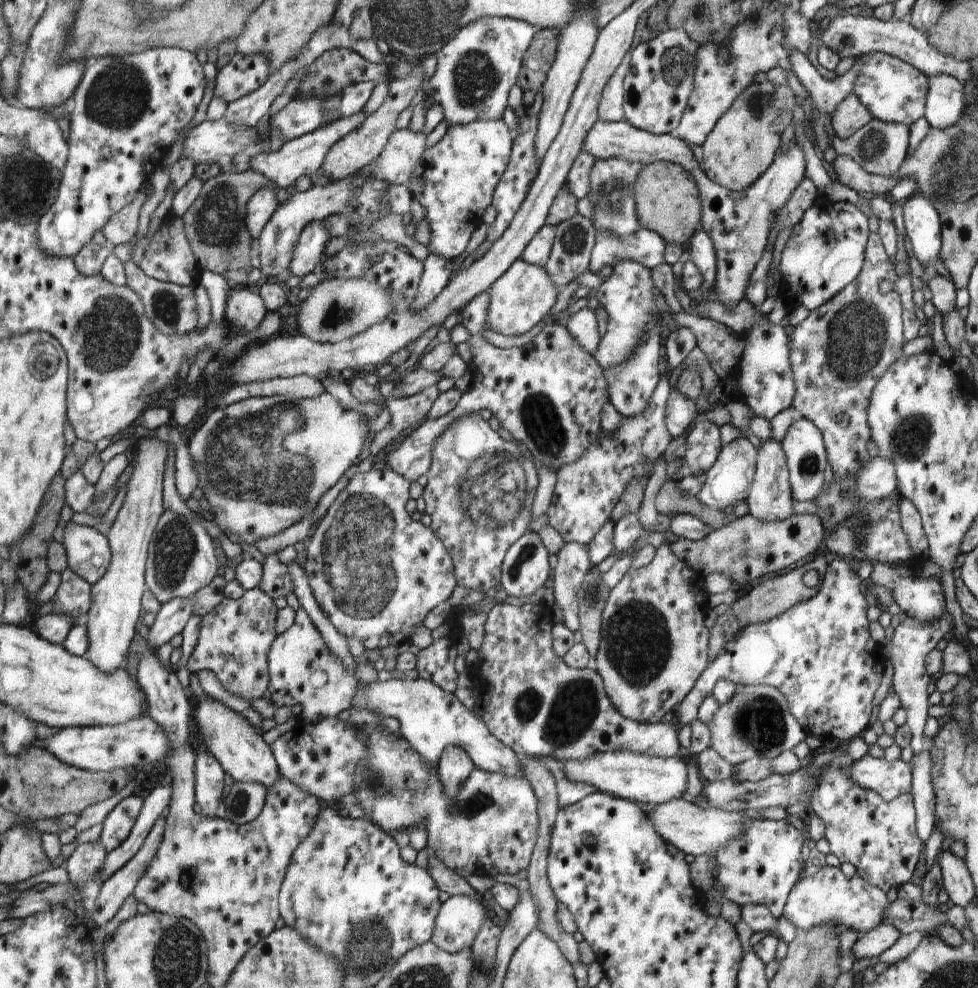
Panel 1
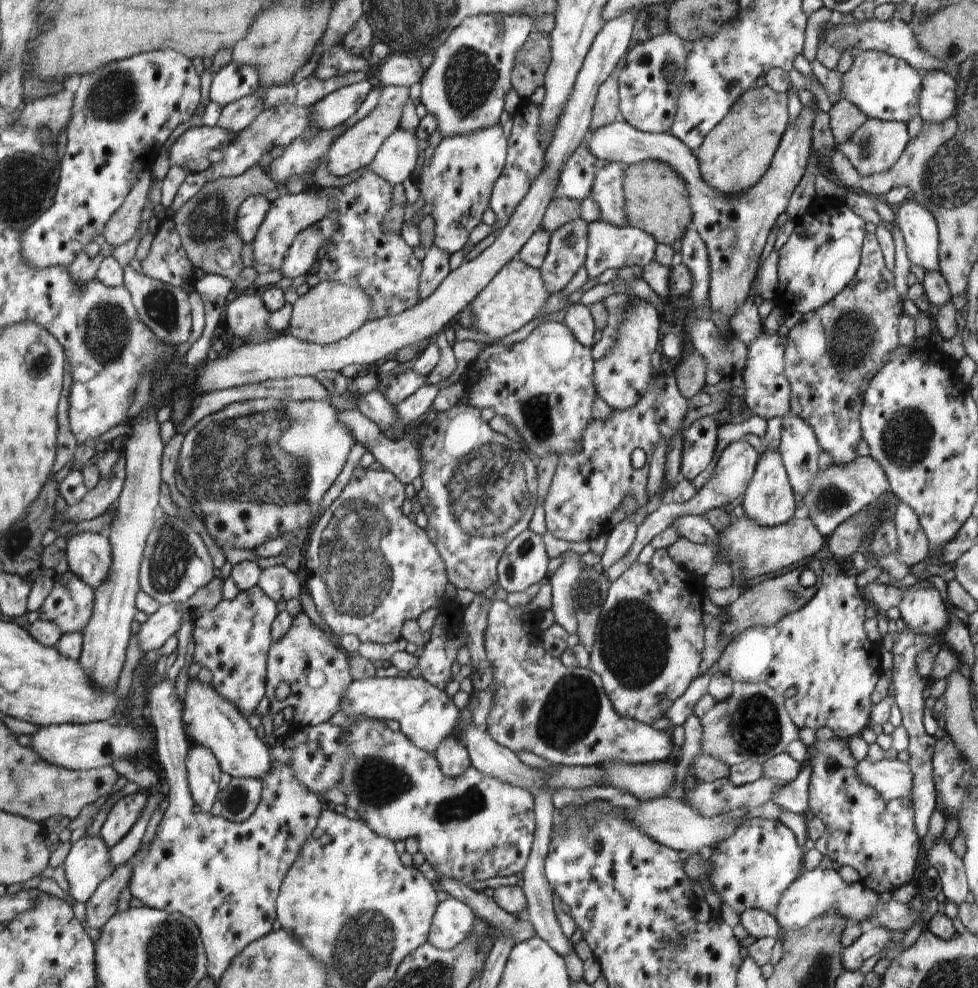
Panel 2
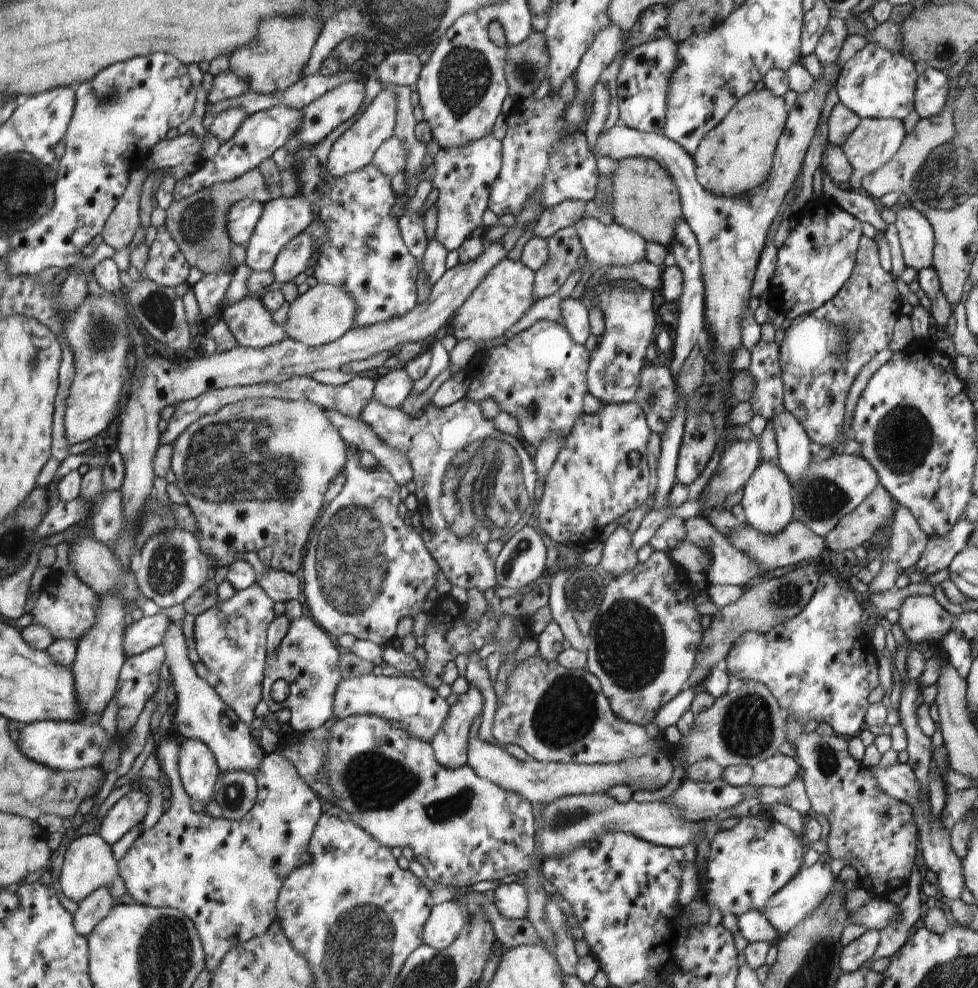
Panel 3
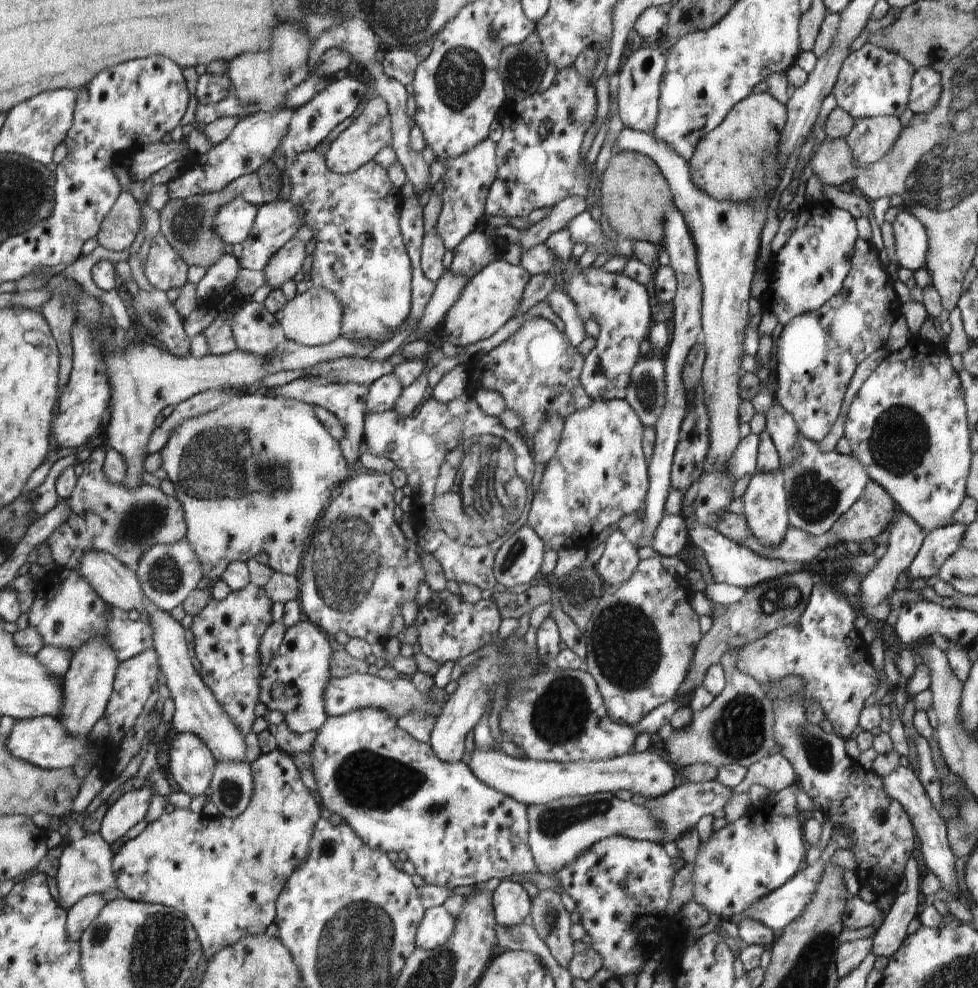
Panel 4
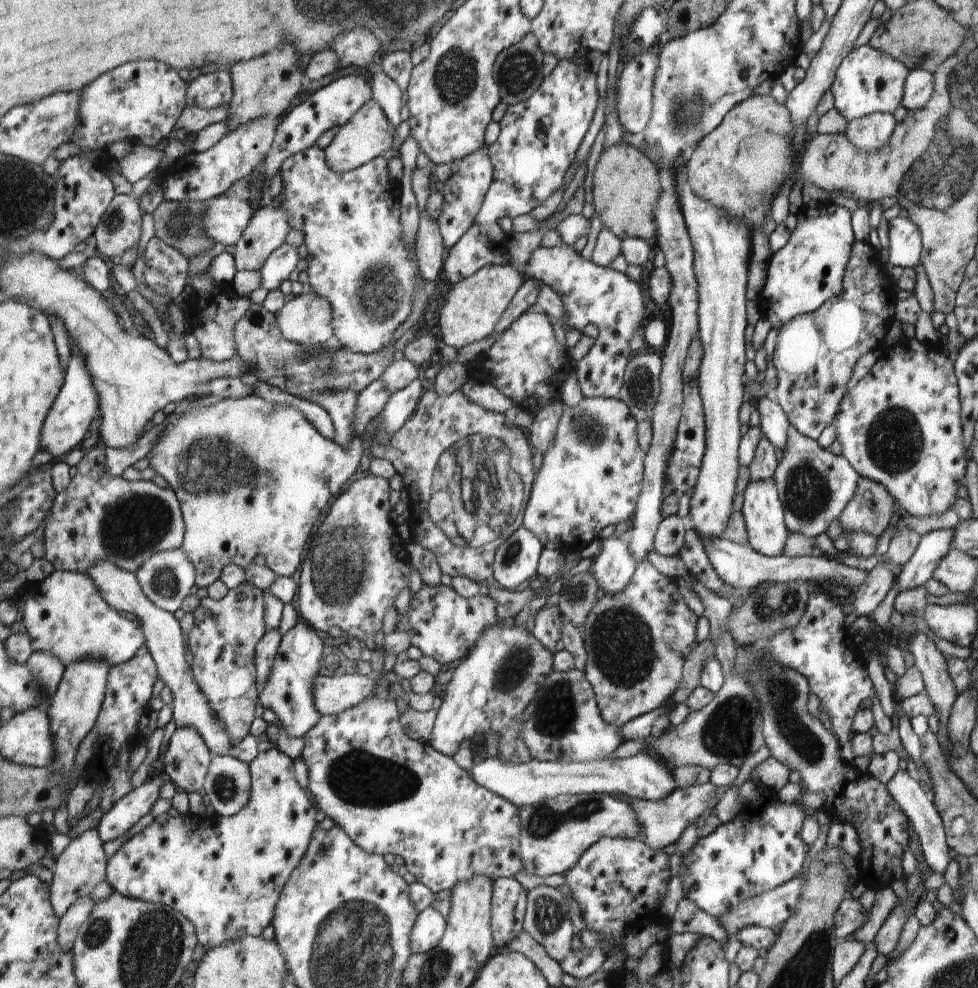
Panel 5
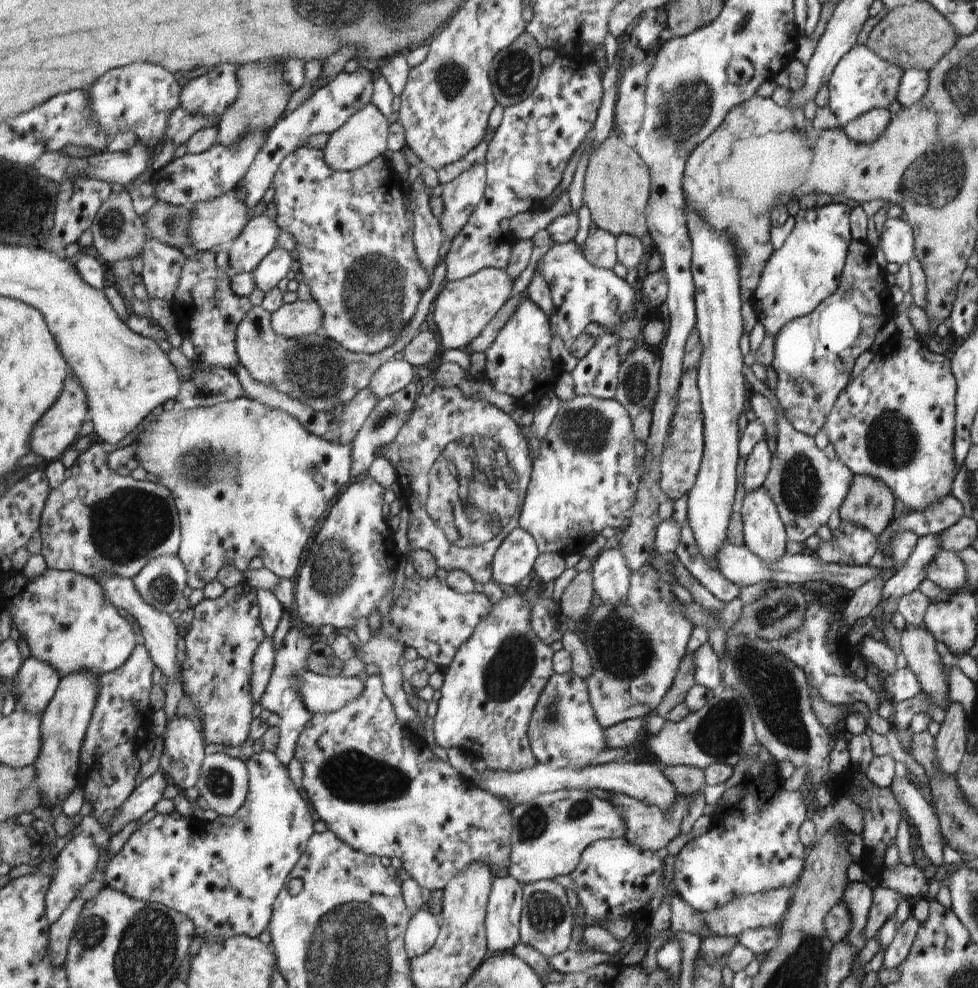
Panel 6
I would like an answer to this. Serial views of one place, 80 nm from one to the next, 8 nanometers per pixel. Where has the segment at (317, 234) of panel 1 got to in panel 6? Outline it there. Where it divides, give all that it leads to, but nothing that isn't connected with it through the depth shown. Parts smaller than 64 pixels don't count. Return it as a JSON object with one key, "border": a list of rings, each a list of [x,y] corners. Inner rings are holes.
{"border":[[[274,248],[253,271],[256,287],[265,293],[277,288],[279,282],[286,278],[291,270],[293,261],[286,248]]]}

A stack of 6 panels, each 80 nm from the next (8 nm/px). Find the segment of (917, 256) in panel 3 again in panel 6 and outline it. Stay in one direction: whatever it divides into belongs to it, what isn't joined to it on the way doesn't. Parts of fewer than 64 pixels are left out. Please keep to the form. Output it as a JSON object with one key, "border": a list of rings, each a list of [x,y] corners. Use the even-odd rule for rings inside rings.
{"border":[[[904,217],[887,218],[880,245],[887,263],[908,264],[917,248],[913,227]]]}

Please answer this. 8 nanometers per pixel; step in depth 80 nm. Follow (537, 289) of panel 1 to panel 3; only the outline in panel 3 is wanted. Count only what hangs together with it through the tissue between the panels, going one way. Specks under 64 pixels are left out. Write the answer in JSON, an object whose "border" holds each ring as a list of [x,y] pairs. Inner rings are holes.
{"border":[[[502,259],[487,272],[464,304],[453,314],[451,327],[454,338],[457,341],[471,340],[476,343],[502,336],[536,302],[532,298],[534,279],[535,272],[522,264],[522,261]]]}

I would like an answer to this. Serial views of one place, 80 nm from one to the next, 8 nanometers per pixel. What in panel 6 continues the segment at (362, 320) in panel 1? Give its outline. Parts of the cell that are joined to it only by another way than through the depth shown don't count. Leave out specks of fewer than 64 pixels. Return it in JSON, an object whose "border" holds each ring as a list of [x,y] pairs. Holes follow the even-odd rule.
{"border":[[[296,300],[272,314],[274,332],[289,339],[301,340],[315,334],[327,337],[322,326],[322,308],[316,300]]]}

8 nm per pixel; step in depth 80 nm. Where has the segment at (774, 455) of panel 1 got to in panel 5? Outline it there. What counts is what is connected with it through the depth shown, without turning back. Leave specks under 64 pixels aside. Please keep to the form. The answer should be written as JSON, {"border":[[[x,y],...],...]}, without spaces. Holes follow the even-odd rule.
{"border":[[[774,478],[751,480],[744,490],[744,506],[742,506],[741,512],[748,534],[747,544],[763,556],[782,555],[790,536],[784,522],[784,505],[782,505],[779,497],[777,481]]]}

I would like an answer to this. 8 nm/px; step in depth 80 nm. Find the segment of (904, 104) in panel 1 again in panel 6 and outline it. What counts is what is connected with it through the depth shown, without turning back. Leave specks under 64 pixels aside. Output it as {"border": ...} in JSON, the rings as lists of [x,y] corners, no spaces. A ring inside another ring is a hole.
{"border":[[[865,45],[855,46],[838,62],[827,84],[830,100],[828,107],[836,114],[840,127],[844,128],[846,124],[857,120],[872,108],[888,110],[890,105],[897,101],[902,74],[904,74],[902,68],[890,64],[872,49]]]}

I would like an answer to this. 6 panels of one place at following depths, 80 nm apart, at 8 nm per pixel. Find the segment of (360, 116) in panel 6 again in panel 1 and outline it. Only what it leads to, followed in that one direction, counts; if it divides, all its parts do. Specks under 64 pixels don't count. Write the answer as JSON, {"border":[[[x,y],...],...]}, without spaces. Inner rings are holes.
{"border":[[[415,66],[409,77],[389,83],[388,96],[384,103],[375,112],[369,114],[355,131],[349,132],[344,138],[336,142],[323,158],[321,169],[330,182],[346,179],[378,158],[390,135],[395,131],[396,119],[400,116],[400,112],[408,108],[416,91],[421,88],[422,81],[422,67]]]}

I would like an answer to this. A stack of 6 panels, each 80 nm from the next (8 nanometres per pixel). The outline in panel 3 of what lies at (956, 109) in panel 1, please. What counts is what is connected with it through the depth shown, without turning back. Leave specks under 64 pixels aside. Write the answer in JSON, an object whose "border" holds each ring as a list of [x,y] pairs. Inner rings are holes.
{"border":[[[922,67],[916,79],[914,109],[920,118],[930,118],[940,114],[949,94],[947,74],[932,67]]]}

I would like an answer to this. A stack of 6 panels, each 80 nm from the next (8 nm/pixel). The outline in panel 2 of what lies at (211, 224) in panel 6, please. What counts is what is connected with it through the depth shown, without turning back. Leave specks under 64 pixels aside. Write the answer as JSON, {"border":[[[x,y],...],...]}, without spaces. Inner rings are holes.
{"border":[[[264,193],[249,197],[238,207],[236,227],[244,244],[254,240],[258,227],[264,222],[270,207],[272,204],[266,200]]]}

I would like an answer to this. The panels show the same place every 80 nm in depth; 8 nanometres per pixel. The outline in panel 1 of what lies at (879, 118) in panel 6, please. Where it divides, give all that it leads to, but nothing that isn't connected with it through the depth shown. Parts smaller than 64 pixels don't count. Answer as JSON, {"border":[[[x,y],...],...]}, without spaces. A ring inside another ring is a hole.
{"border":[[[872,118],[868,124],[859,128],[850,138],[842,140],[835,135],[831,146],[834,147],[838,155],[849,156],[870,174],[882,175],[883,177],[900,176],[907,165],[908,142],[910,142],[908,132],[910,132],[908,125],[887,123]]]}

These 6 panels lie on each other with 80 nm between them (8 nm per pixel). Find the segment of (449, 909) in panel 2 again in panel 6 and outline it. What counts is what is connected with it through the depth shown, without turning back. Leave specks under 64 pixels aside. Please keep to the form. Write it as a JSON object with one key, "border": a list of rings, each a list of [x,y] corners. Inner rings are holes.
{"border":[[[430,910],[414,912],[405,934],[406,952],[410,958],[414,959],[429,952],[437,943],[440,931],[440,920]]]}

